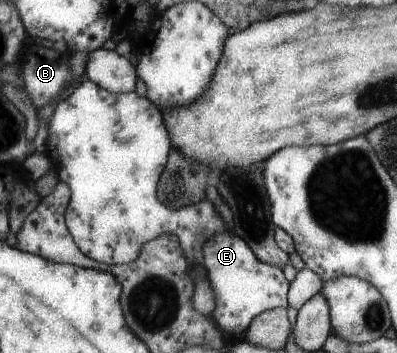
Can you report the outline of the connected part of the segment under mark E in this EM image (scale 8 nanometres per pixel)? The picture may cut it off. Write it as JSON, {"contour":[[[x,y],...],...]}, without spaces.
{"contour":[[[228,232],[215,233],[202,248],[207,280],[215,301],[215,308],[209,317],[218,328],[222,328],[222,332],[233,337],[242,335],[252,320],[262,312],[276,308],[287,309],[290,283],[282,269],[262,263],[243,239]]]}

